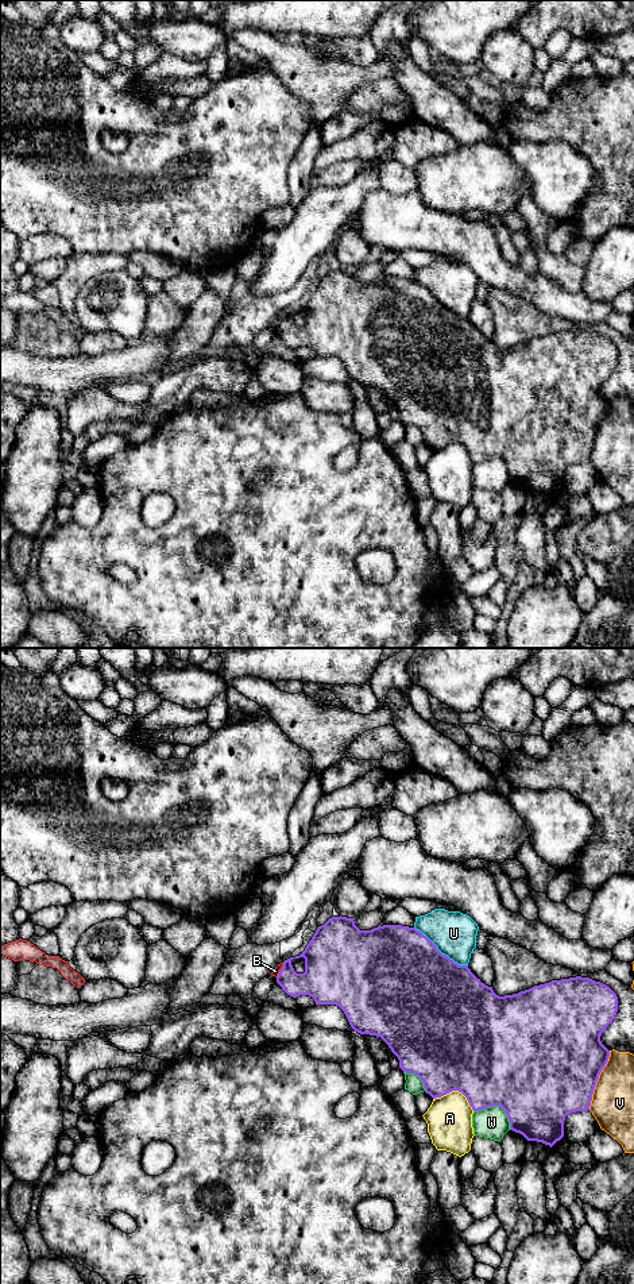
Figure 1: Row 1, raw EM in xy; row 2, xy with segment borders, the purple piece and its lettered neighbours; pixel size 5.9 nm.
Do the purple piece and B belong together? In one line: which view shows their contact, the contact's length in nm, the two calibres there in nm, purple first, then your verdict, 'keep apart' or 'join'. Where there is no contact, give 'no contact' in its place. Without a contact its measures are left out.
xy | 100 nm | 240/50 nm | keep apart

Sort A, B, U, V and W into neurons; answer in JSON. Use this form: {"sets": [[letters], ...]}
{"sets": [["A"], ["B"], ["U"], ["V"], ["W"]]}

